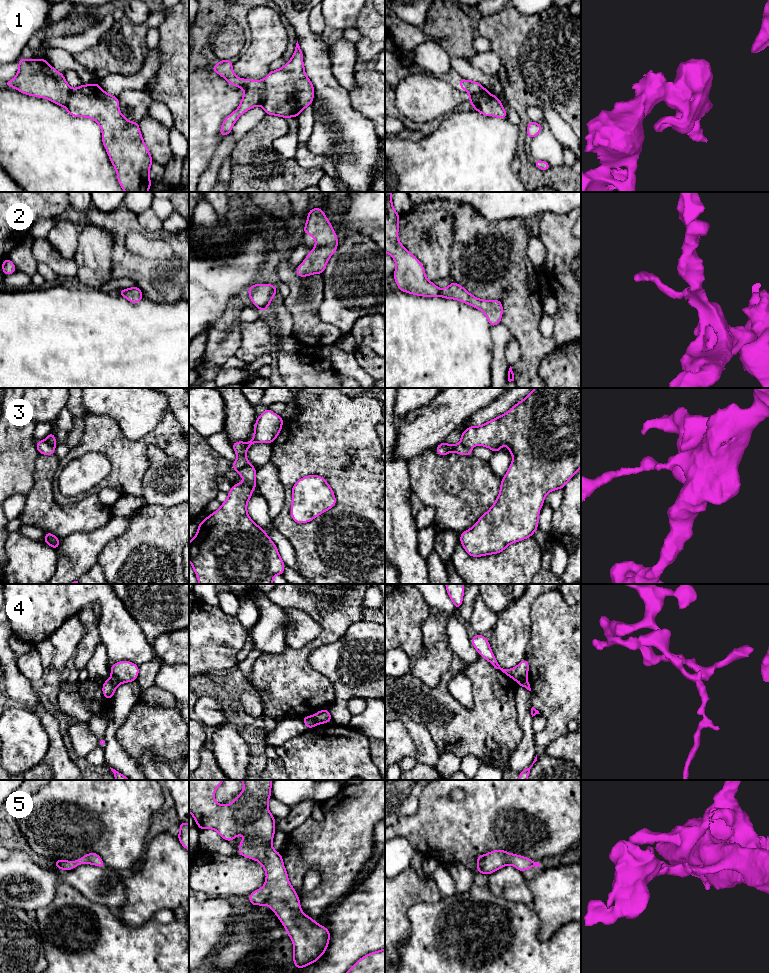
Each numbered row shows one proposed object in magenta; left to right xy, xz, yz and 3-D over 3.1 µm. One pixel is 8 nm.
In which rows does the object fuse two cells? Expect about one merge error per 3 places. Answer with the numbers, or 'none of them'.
1, 3, 4

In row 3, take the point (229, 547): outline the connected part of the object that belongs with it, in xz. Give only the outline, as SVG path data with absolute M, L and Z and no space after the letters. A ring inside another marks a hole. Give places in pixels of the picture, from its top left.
M250 464L237 471L239 476L246 481L234 484L227 493L227 500L221 504L220 508L199 522L197 533L189 542L189 562L199 584L273 584L275 575L283 575L286 565L282 561L276 545L247 513L247 503L252 496L252 491L257 488L256 470Z

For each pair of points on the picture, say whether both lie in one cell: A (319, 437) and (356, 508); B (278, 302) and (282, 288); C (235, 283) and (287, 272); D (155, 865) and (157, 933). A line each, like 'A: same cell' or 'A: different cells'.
A: same cell
B: different cells
C: different cells
D: different cells

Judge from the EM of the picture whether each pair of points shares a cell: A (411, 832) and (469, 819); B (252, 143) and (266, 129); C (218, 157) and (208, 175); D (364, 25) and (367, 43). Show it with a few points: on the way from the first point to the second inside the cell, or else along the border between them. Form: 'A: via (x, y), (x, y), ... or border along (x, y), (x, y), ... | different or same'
A: via (425, 831), (455, 830) | same
B: via (255, 140), (263, 132) | same
C: via (217, 161), (212, 171) | same
D: via (367, 29), (367, 39) | same

